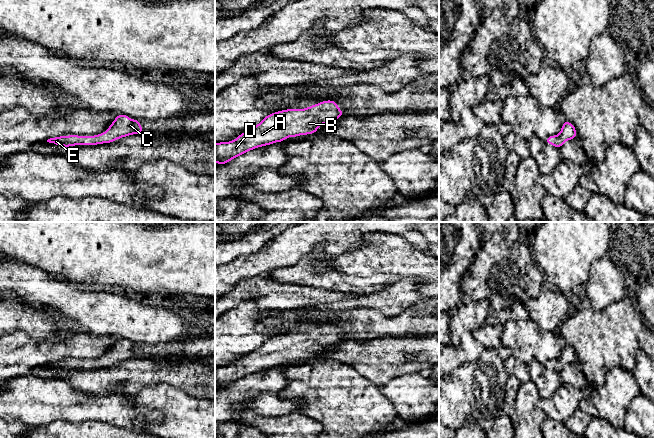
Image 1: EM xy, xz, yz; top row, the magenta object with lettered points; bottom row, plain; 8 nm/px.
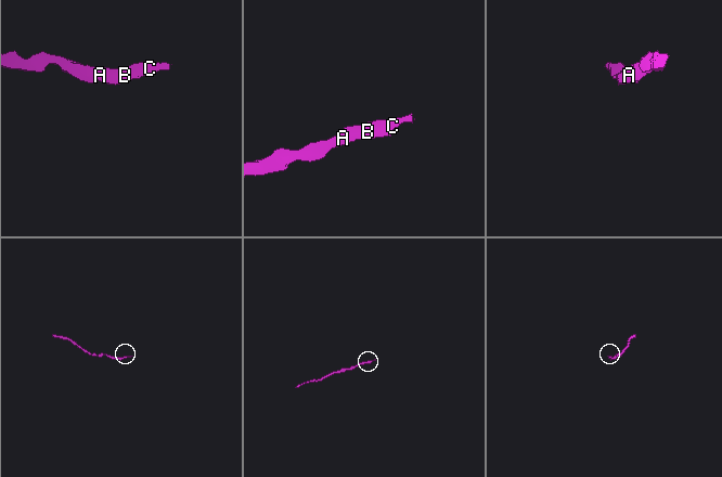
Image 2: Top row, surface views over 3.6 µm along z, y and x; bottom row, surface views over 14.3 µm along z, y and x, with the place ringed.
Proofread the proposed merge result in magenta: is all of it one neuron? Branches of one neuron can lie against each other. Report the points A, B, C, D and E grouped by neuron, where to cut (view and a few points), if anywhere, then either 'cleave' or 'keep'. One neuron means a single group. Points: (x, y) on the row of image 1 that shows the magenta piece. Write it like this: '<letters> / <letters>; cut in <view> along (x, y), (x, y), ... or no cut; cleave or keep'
A B C D E; no cut; keep

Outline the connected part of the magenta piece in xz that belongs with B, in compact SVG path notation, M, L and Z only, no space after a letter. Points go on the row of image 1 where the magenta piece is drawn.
M333 100L322 101L305 109L285 109L265 118L235 140L215 144L215 162L226 164L257 147L283 142L288 137L313 134L320 124L329 124L345 115Z

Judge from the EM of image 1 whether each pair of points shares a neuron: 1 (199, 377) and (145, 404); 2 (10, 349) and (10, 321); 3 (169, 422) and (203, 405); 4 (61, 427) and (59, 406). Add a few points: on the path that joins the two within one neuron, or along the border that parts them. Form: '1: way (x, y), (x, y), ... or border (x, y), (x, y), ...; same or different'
1: border (166, 383), (144, 385); different
2: border (10, 332), (21, 330), (33, 337); different
3: way (177, 422), (189, 419), (195, 413); same
4: border (84, 420), (55, 420), (37, 426); different

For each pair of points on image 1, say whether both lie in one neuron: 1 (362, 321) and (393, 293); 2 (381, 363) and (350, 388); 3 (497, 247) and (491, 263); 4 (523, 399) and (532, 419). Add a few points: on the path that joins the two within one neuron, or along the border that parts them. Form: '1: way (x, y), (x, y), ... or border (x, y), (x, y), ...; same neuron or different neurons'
1: border (350, 310), (370, 309), (386, 316), (397, 316); different neurons
2: border (345, 363), (354, 367), (381, 388); different neurons
3: way (495, 251), (495, 259); same neuron
4: way (525, 404), (528, 414); same neuron

